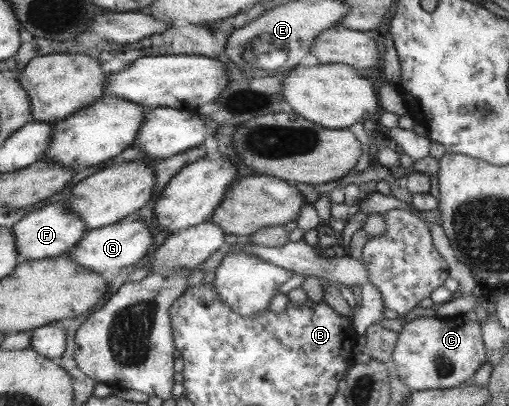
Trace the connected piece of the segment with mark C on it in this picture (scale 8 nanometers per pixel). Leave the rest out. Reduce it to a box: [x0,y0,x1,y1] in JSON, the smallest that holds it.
[391,316,485,389]

